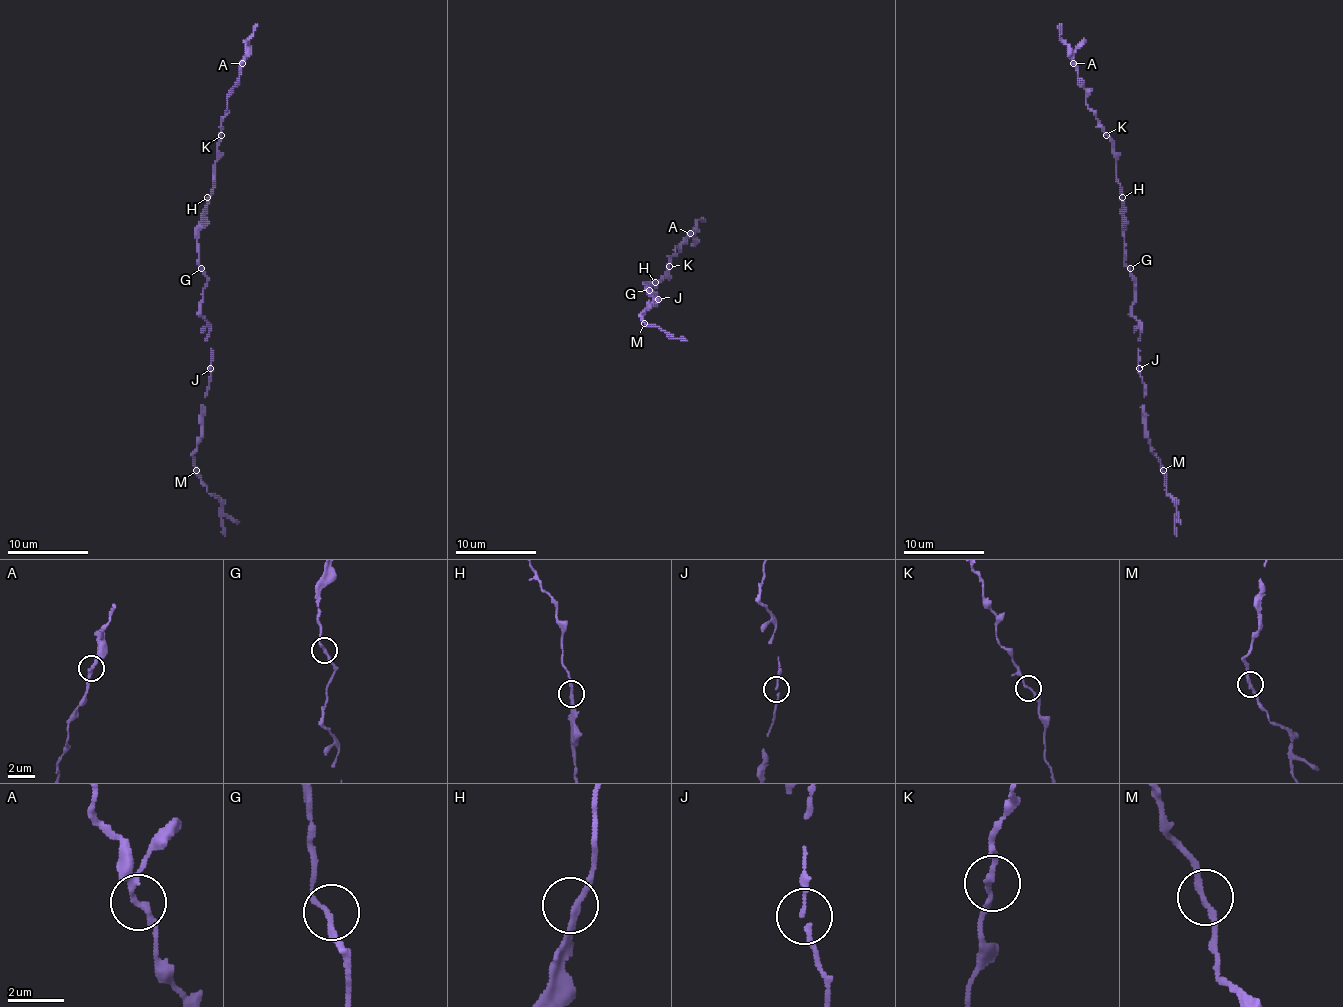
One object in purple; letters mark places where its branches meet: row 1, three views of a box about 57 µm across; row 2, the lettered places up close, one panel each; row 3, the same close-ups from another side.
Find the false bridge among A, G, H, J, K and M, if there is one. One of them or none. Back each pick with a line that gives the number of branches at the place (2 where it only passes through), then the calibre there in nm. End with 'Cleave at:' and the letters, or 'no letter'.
Cleave at: no letter

